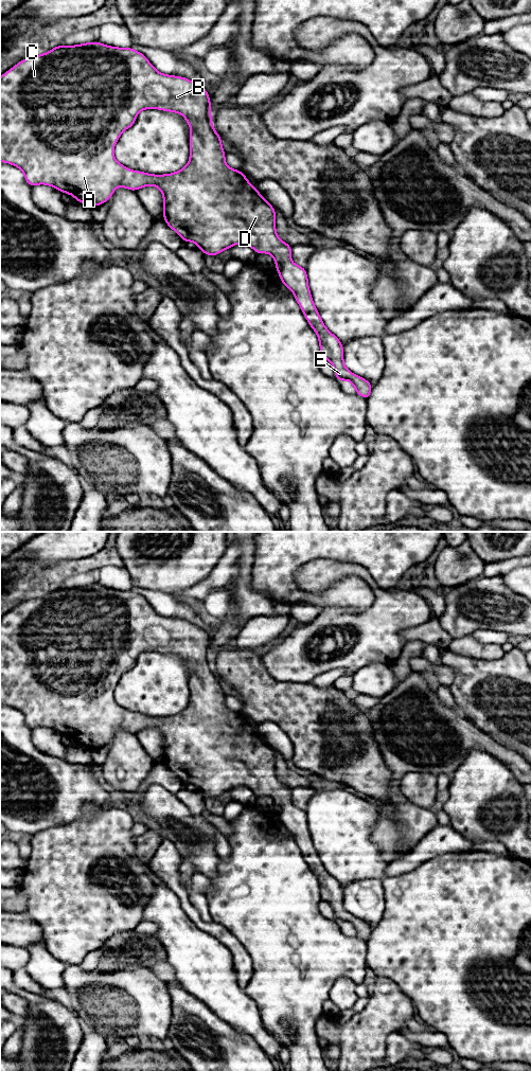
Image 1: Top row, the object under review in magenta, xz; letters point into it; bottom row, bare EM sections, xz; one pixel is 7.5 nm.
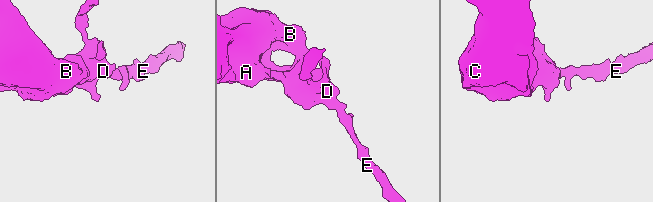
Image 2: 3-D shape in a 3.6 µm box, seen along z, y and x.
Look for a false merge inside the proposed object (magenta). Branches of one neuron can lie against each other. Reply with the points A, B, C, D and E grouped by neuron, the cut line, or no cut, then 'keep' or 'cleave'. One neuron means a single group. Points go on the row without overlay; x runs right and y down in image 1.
groups A B C D E; cut none; keep

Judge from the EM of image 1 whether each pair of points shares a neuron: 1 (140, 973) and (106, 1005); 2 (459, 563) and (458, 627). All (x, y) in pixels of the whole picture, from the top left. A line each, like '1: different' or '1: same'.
1: same
2: different

